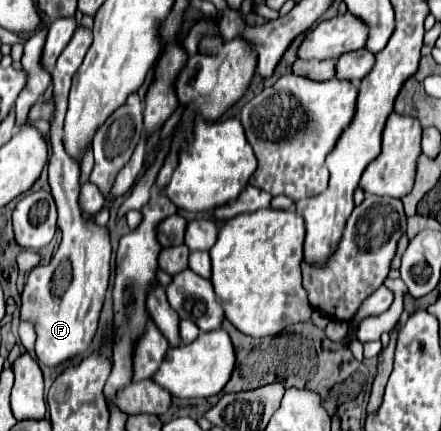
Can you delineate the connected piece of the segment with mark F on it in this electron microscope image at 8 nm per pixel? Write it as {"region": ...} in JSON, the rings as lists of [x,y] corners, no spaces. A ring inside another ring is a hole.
{"region":[[[79,26],[71,38],[71,42],[65,46],[65,50],[61,52],[61,56],[57,58],[57,66],[53,70],[53,96],[55,96],[55,106],[57,106],[57,114],[55,120],[51,124],[51,134],[49,134],[49,142],[51,142],[51,156],[49,156],[49,186],[51,186],[51,194],[57,202],[57,212],[59,212],[59,228],[63,232],[63,242],[59,246],[57,252],[69,252],[69,262],[71,262],[71,280],[69,284],[63,288],[61,296],[53,294],[51,288],[51,278],[55,274],[55,270],[59,268],[57,262],[49,262],[47,266],[39,266],[35,270],[31,270],[27,284],[23,288],[23,304],[21,304],[21,320],[35,320],[37,322],[37,344],[35,344],[35,354],[37,360],[45,366],[57,366],[77,354],[81,354],[83,350],[87,350],[87,346],[93,340],[93,334],[97,330],[97,322],[99,322],[99,310],[103,304],[103,296],[109,284],[109,260],[111,260],[111,242],[109,242],[109,232],[107,228],[99,228],[97,224],[93,224],[93,220],[85,220],[81,216],[81,208],[79,208],[79,164],[69,158],[69,154],[63,148],[61,142],[61,132],[63,132],[63,118],[65,118],[65,110],[67,110],[67,96],[69,96],[69,88],[71,88],[71,78],[77,72],[77,68],[81,66],[83,58],[85,58],[85,50],[89,50],[89,42],[93,40],[93,32],[85,26]]]}

